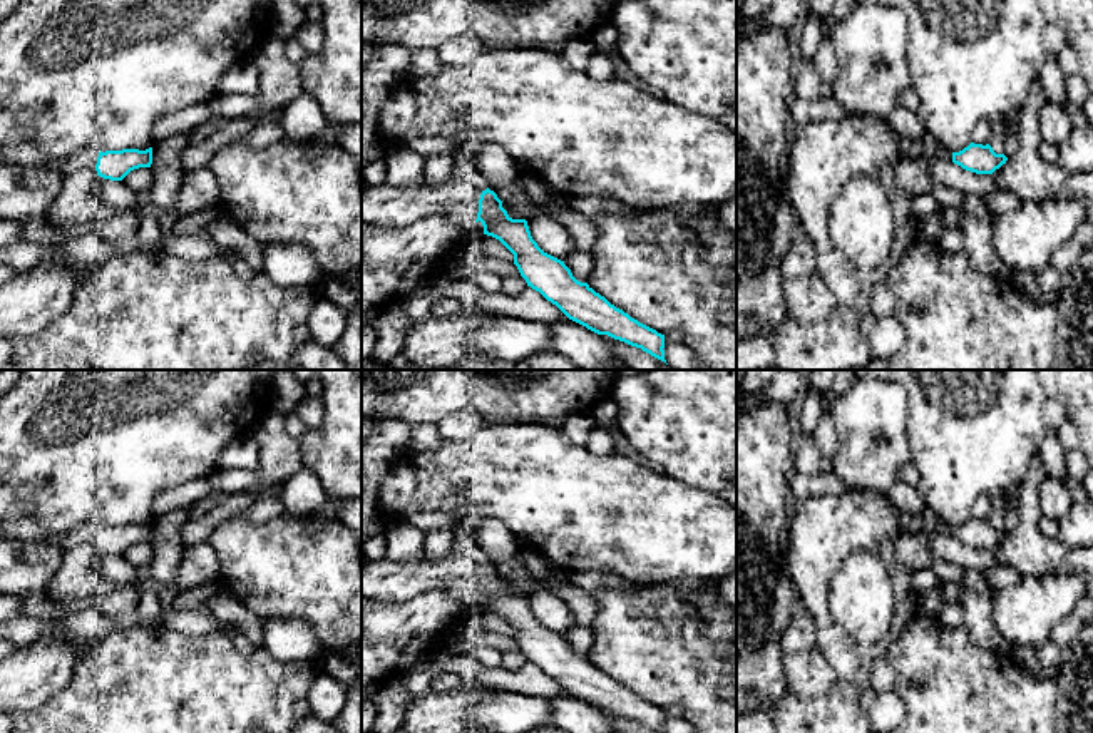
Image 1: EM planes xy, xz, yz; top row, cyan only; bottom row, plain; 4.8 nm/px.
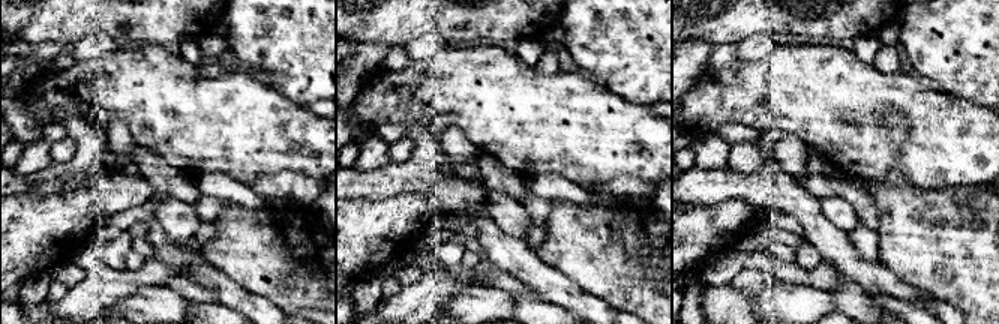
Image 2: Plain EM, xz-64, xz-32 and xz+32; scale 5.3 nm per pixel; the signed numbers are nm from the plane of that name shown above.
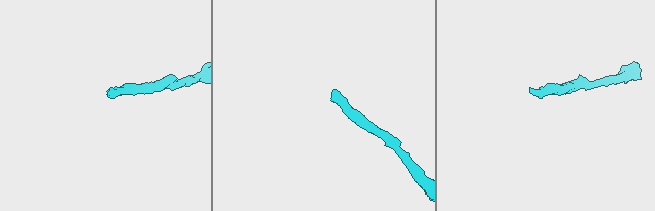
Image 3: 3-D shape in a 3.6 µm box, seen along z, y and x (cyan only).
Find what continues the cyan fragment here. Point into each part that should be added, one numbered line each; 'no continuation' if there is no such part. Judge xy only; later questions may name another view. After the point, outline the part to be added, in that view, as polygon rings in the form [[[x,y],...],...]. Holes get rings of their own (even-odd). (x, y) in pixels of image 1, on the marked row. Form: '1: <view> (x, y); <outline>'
1: xy (25, 154); [[[20,144],[0,149],[0,162],[54,169],[60,176],[65,176],[85,167],[95,167],[99,152],[97,149],[87,147],[60,162],[50,162],[33,144]]]

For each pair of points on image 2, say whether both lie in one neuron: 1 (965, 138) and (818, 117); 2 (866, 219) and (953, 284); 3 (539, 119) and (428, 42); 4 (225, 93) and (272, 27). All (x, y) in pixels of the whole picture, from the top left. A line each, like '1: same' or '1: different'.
1: same
2: different
3: different
4: different

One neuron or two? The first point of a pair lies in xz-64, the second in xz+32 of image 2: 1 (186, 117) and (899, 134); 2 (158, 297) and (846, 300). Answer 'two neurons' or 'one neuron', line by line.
1: two neurons
2: two neurons

